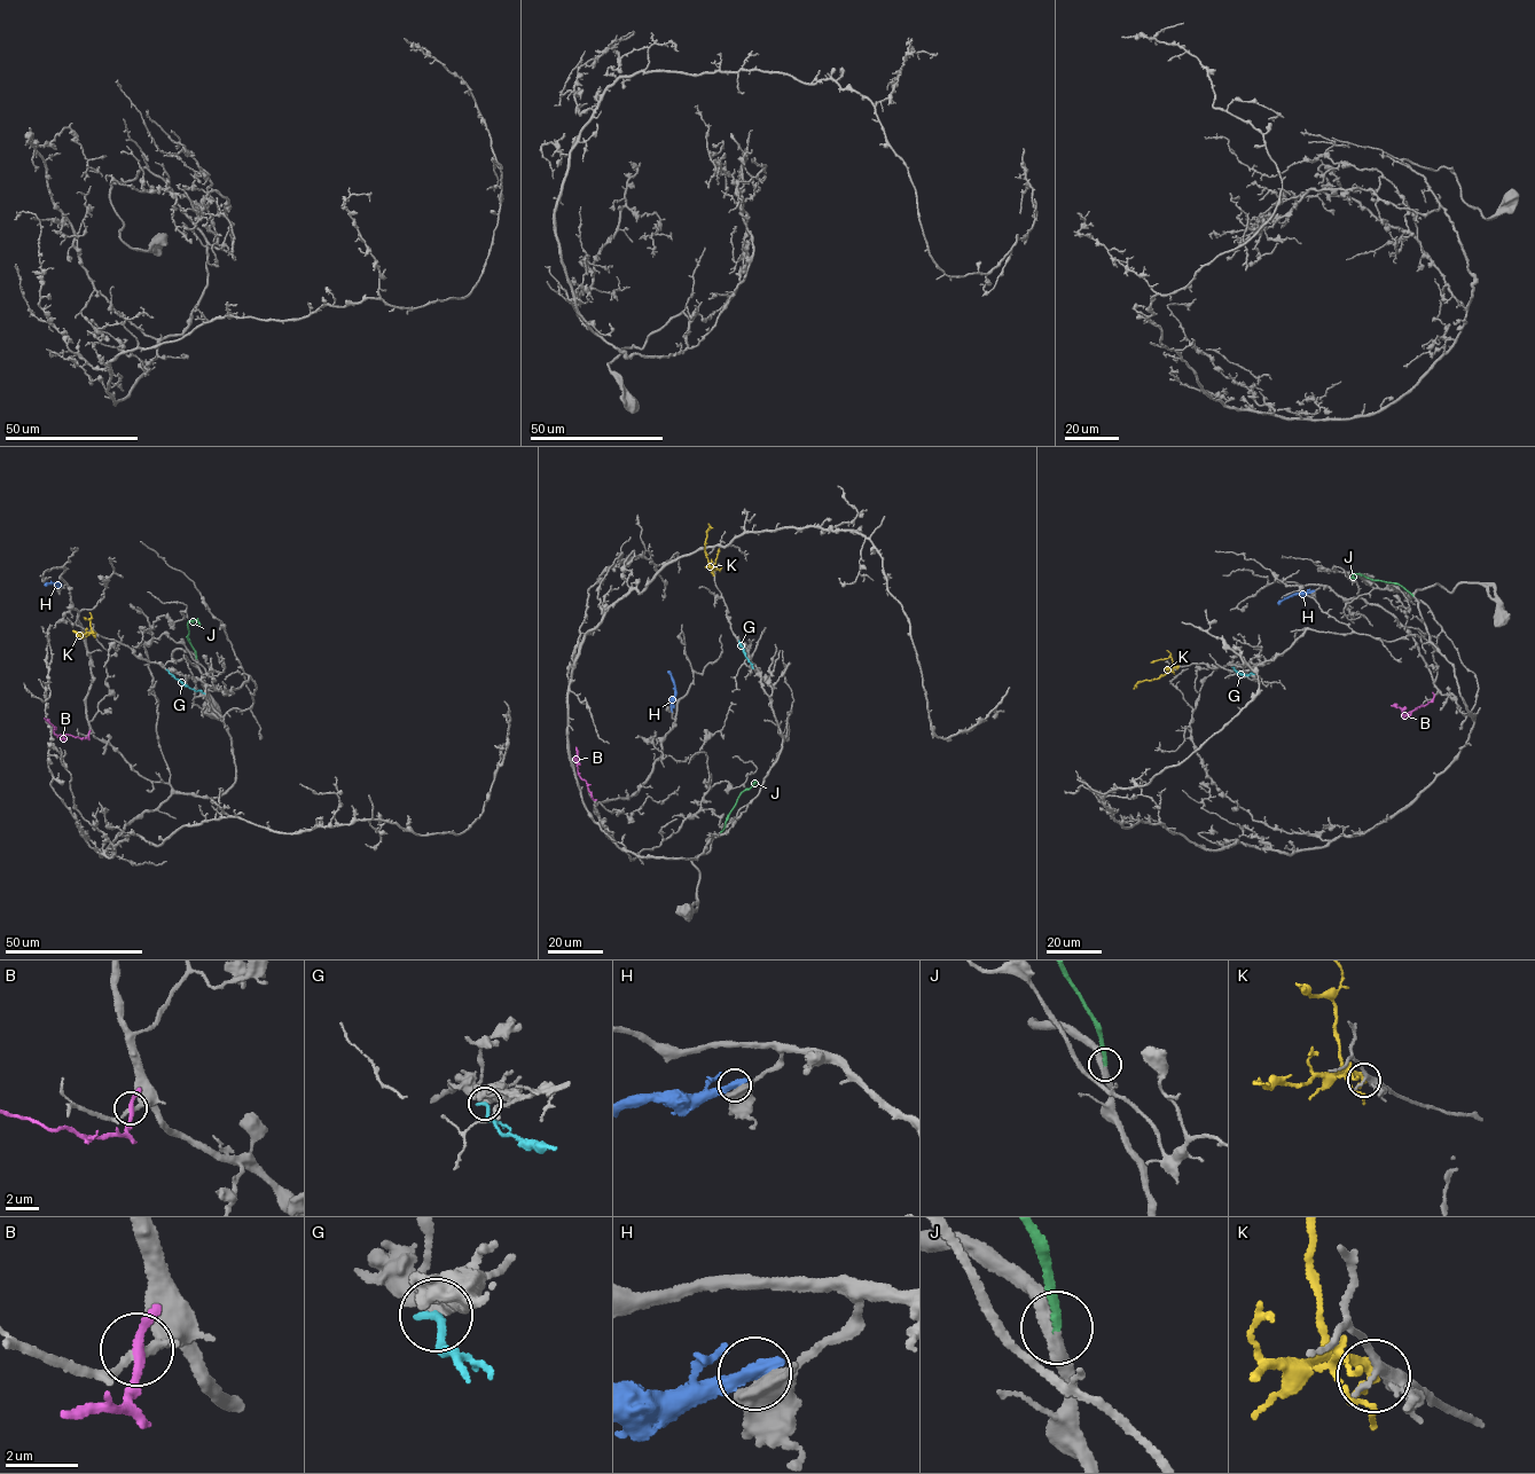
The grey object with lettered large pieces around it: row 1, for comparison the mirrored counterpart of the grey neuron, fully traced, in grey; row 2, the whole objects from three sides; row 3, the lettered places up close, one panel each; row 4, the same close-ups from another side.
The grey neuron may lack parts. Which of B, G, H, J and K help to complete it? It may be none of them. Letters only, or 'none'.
J

